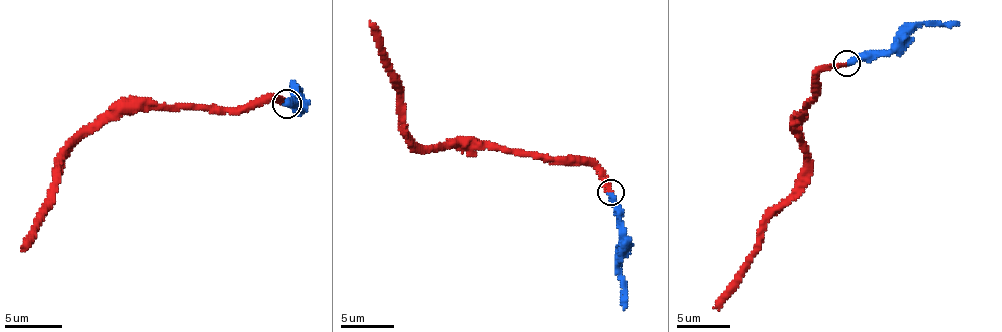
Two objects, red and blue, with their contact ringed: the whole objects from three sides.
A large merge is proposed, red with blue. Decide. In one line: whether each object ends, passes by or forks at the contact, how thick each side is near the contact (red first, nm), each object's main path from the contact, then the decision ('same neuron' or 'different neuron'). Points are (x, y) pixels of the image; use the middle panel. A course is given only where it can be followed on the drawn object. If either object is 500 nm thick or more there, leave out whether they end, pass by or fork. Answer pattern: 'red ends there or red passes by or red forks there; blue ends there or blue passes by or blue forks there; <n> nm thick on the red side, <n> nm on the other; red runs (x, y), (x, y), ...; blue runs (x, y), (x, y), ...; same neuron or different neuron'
red ends there; blue ends there; 320 nm thick on the red side, 320 nm on the other; red runs (610, 191), (592, 164), (414, 142), (370, 25); blue runs (610, 193), (620, 235), (619, 268), (624, 309); same neuron

